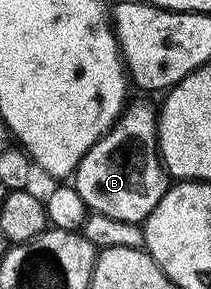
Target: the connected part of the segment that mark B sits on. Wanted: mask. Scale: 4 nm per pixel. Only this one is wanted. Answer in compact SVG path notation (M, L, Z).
M145 102L132 104L78 162L73 185L88 211L141 224L164 198L171 180L159 155L156 109Z

